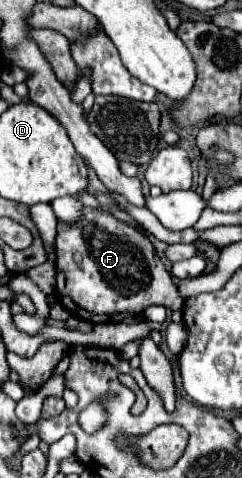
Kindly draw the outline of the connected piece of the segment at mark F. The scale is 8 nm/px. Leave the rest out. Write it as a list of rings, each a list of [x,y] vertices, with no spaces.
[[[87,207],[75,225],[59,225],[55,253],[57,279],[63,279],[57,287],[59,303],[81,319],[93,323],[117,323],[125,317],[141,315],[151,305],[163,305],[173,311],[183,305],[177,285],[171,275],[167,275],[153,243],[109,213]]]

